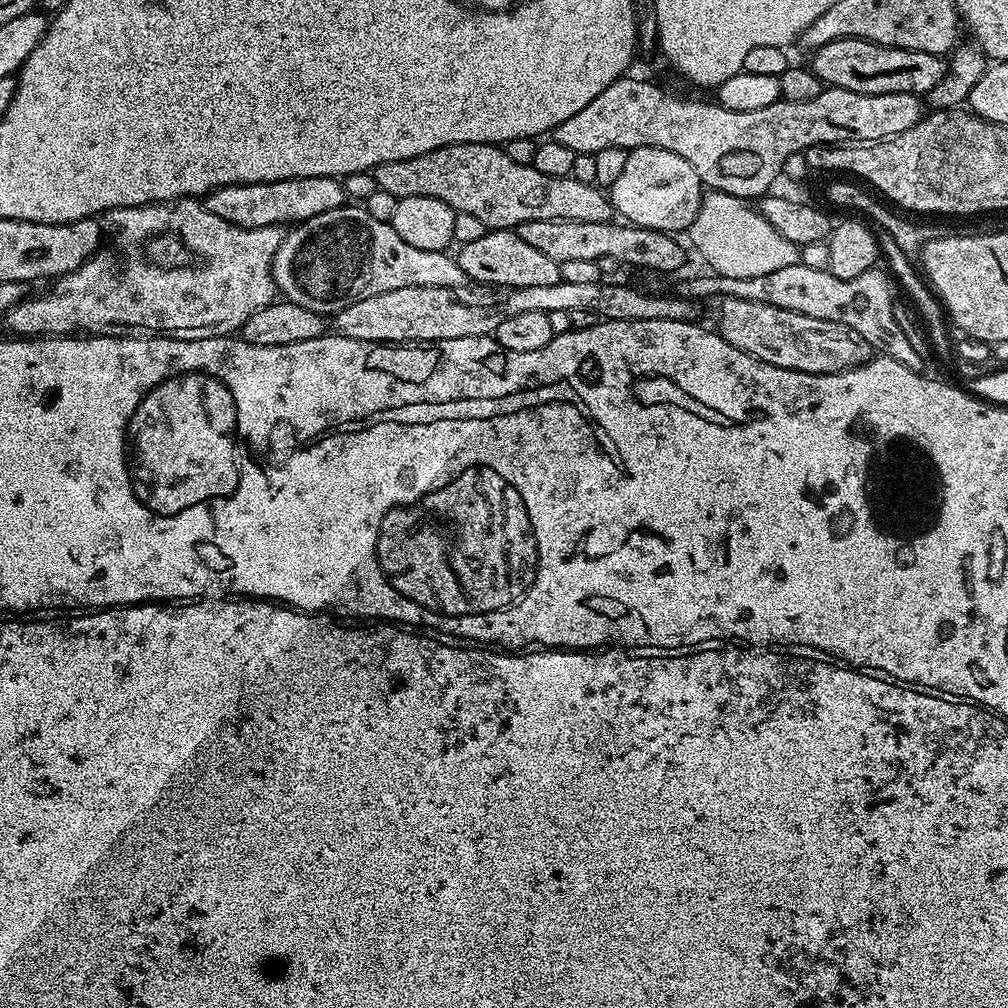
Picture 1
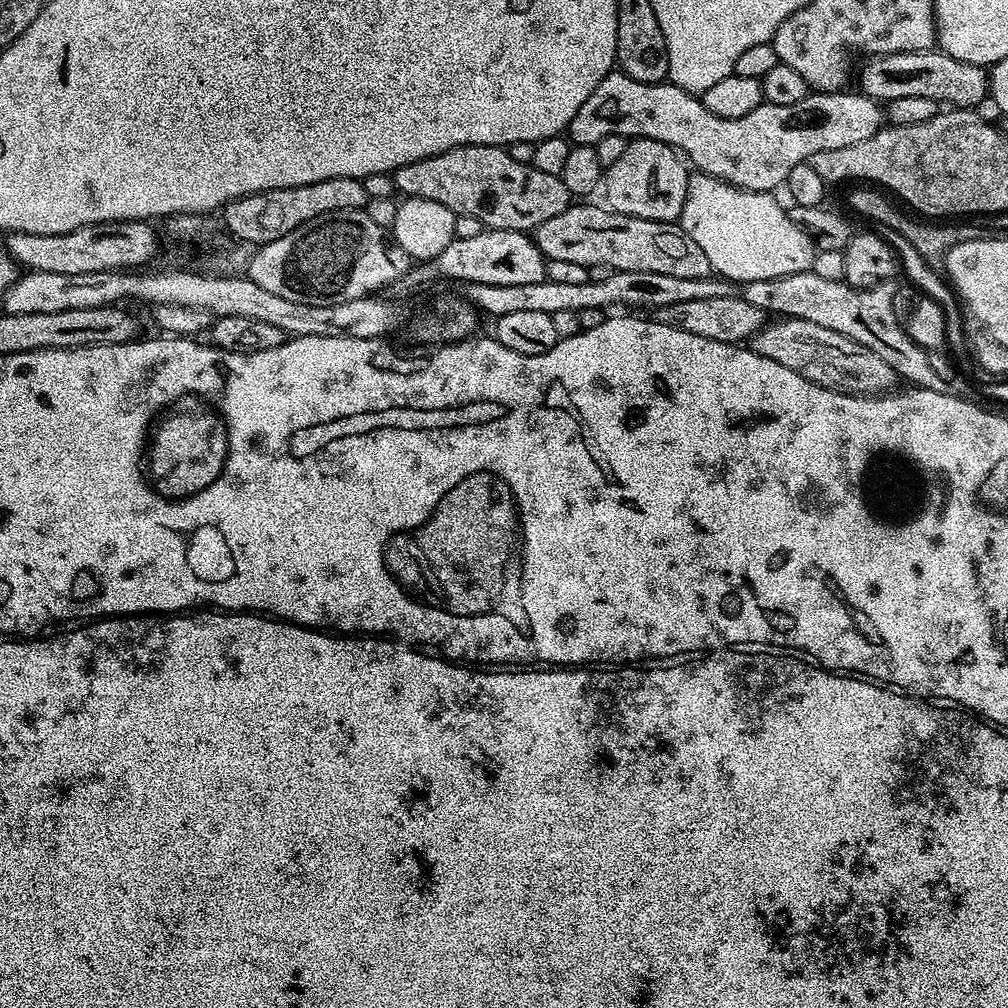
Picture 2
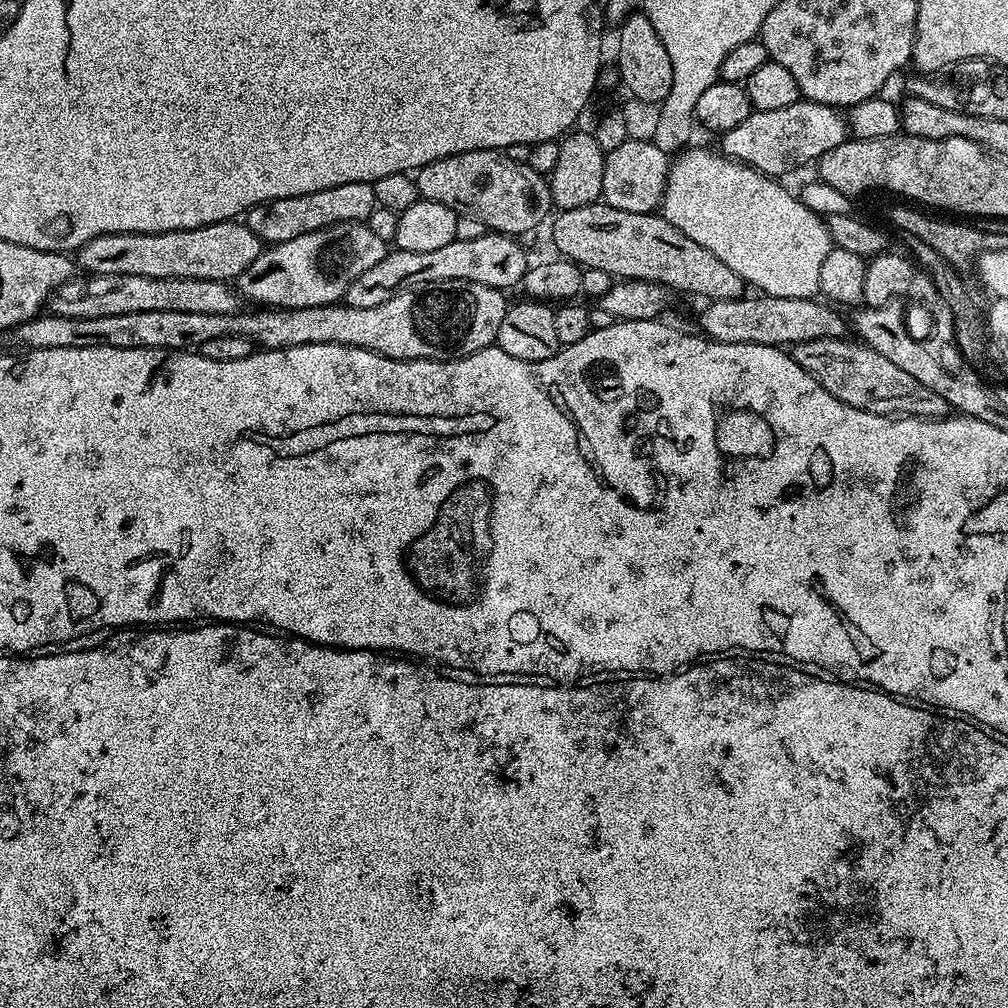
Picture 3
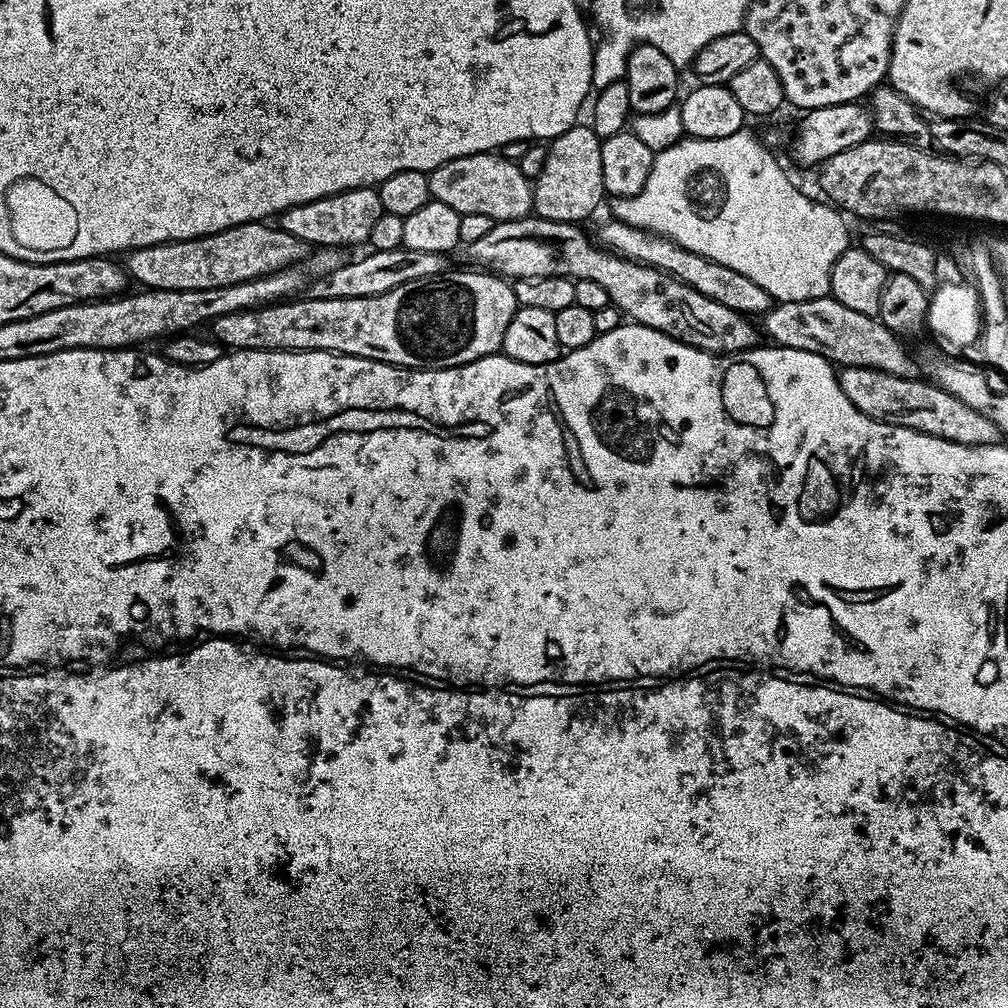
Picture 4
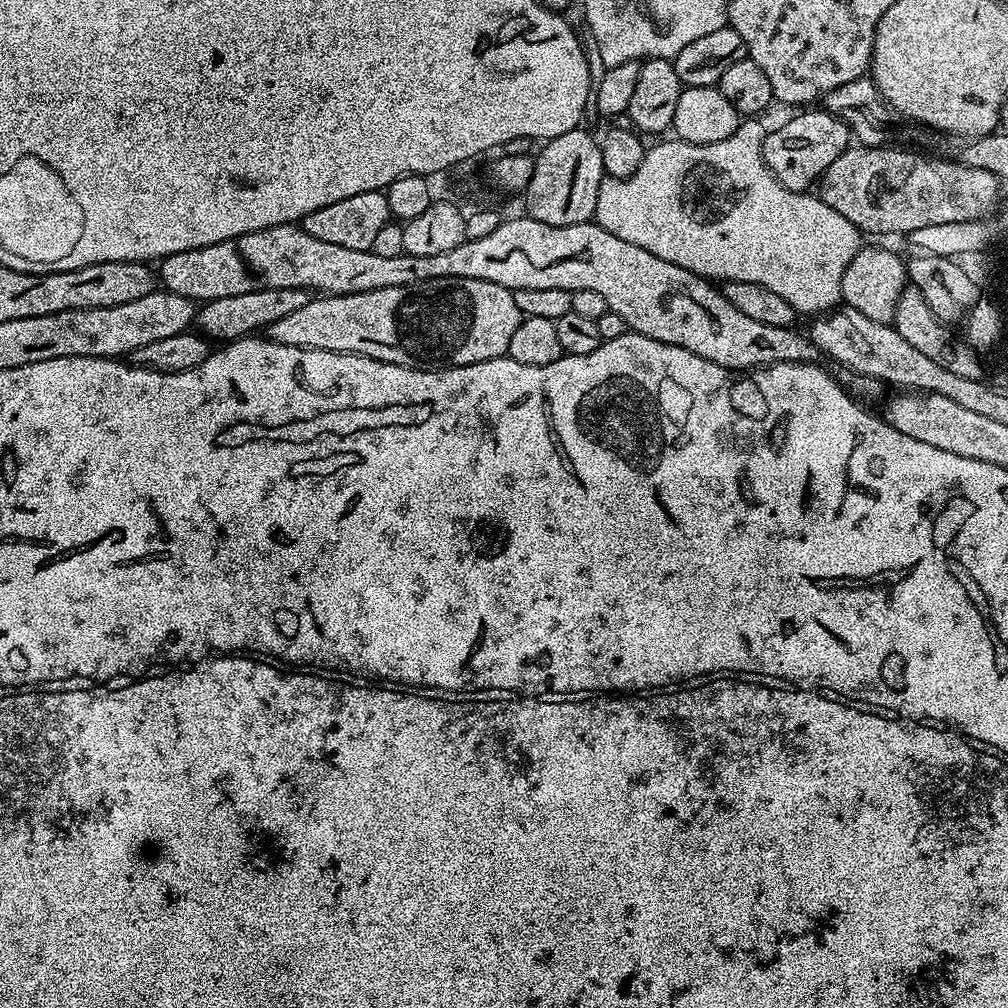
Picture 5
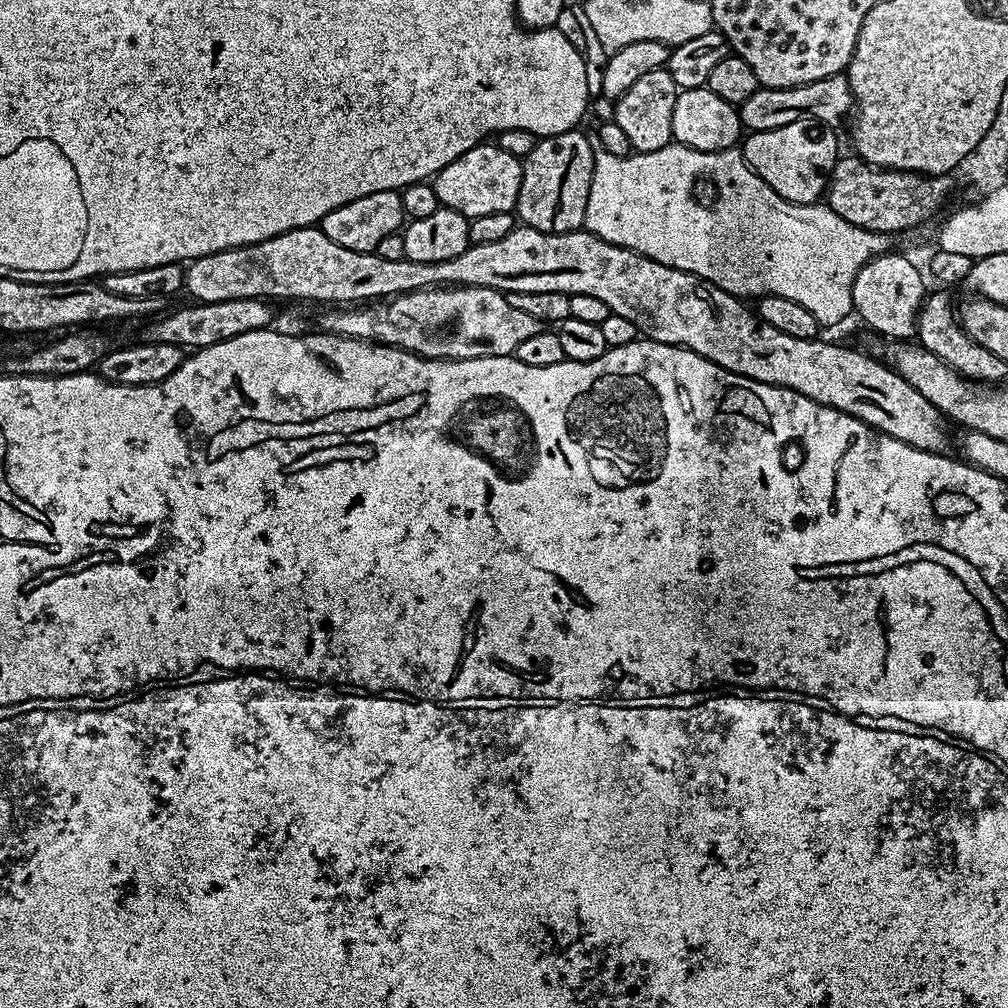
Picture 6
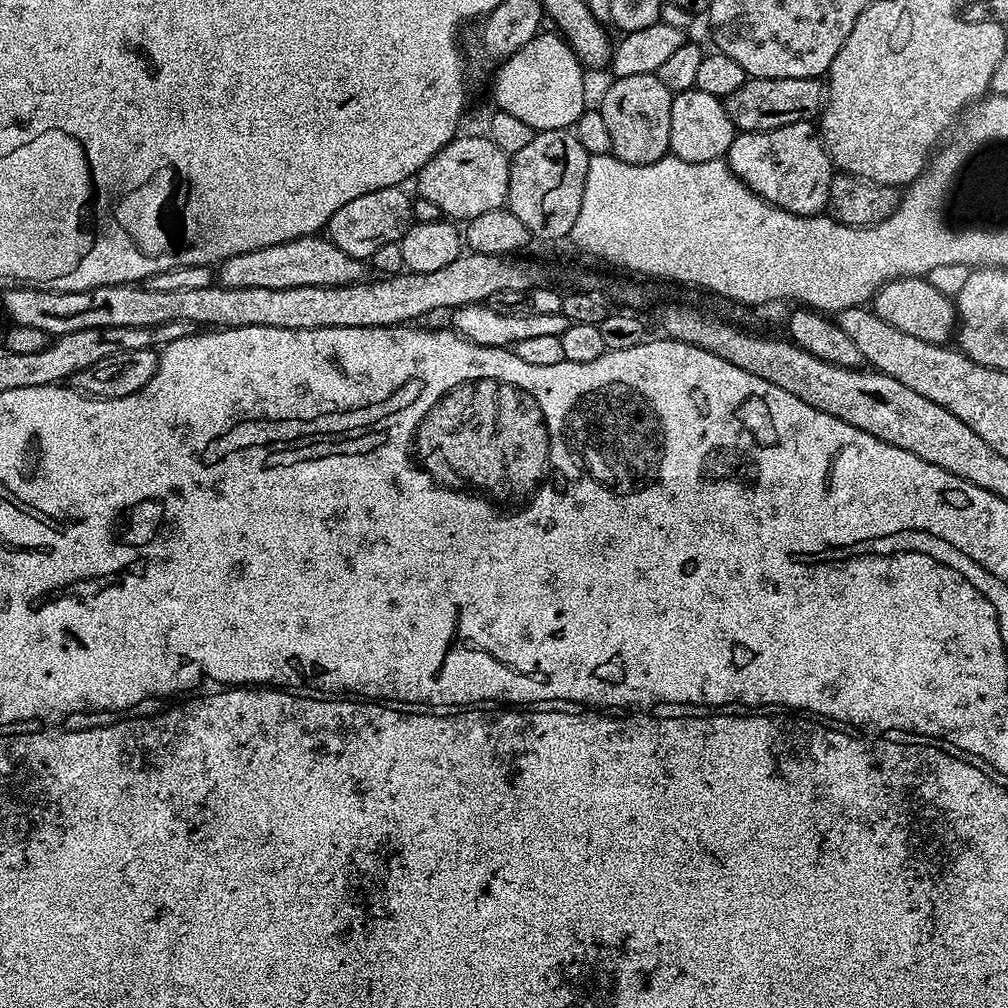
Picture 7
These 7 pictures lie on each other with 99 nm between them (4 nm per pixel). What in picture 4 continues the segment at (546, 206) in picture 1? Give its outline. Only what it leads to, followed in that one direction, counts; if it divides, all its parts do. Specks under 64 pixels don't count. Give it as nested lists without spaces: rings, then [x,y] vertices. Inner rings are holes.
[[[479,152],[454,158],[428,173],[433,200],[446,202],[450,210],[466,214],[486,214],[494,222],[522,220],[534,212],[532,204],[533,181],[522,174],[519,163],[507,160],[496,152]]]

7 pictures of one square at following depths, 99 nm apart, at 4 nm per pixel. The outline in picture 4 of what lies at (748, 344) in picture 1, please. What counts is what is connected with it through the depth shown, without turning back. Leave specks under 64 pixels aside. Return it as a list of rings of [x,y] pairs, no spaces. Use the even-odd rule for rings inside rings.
[[[862,366],[841,367],[838,375],[842,394],[846,394],[846,398],[850,398],[850,402],[854,402],[854,406],[858,406],[858,410],[871,420],[906,426],[915,432],[959,444],[995,444],[1001,439],[998,426],[994,426],[990,418],[978,414],[978,410],[970,410],[966,402],[954,398],[954,394],[946,394],[946,390],[927,379],[898,378],[894,374]]]

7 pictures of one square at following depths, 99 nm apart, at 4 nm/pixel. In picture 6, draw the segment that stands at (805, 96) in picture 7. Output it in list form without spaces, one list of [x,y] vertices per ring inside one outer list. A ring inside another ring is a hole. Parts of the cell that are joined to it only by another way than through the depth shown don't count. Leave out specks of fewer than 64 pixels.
[[[841,74],[822,78],[818,82],[810,82],[793,88],[761,88],[757,87],[750,98],[738,105],[741,125],[748,132],[762,130],[778,130],[778,126],[790,126],[790,122],[799,120],[817,120],[819,124],[839,125],[844,115],[854,108],[852,91],[848,85],[847,75]]]

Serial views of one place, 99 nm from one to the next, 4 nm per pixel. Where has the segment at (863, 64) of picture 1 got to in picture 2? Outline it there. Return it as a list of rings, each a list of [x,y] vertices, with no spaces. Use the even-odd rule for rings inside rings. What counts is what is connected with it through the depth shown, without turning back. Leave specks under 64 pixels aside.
[[[899,52],[874,56],[863,61],[860,68],[859,91],[877,102],[898,98],[930,98],[956,110],[972,110],[985,102],[988,93],[989,73],[979,64],[950,58],[947,52]]]

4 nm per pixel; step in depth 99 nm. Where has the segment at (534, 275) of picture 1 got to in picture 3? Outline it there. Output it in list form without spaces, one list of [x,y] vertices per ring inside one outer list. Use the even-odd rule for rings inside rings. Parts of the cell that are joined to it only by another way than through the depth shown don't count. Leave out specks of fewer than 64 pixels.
[[[486,234],[482,238],[473,238],[471,242],[451,240],[438,250],[390,250],[382,258],[382,262],[378,262],[378,266],[370,266],[366,274],[358,274],[358,278],[350,282],[343,303],[350,308],[369,308],[386,302],[403,288],[447,280],[482,282],[482,286],[509,290],[508,288],[515,284],[517,287],[523,281],[526,270],[530,267],[530,259],[528,260],[520,242],[507,234]]]

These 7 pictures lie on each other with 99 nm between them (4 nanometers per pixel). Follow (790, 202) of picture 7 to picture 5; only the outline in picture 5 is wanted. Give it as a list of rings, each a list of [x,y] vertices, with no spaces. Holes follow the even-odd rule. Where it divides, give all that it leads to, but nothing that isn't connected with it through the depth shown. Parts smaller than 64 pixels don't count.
[[[800,110],[793,120],[785,122],[764,137],[764,165],[786,186],[795,192],[808,192],[825,170],[850,146],[850,128],[837,113],[827,110]],[[849,136],[849,140],[848,140]]]

